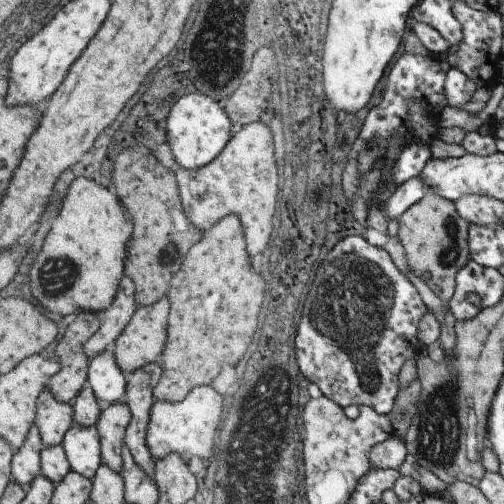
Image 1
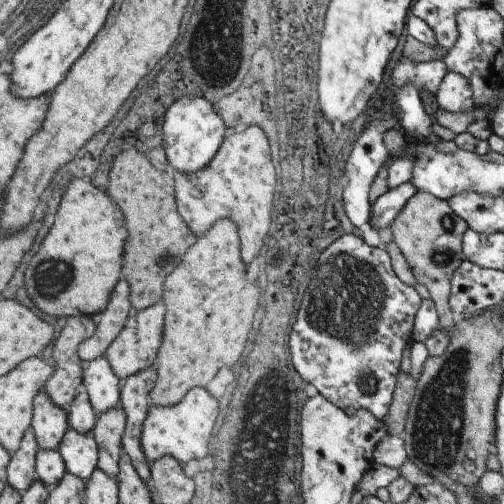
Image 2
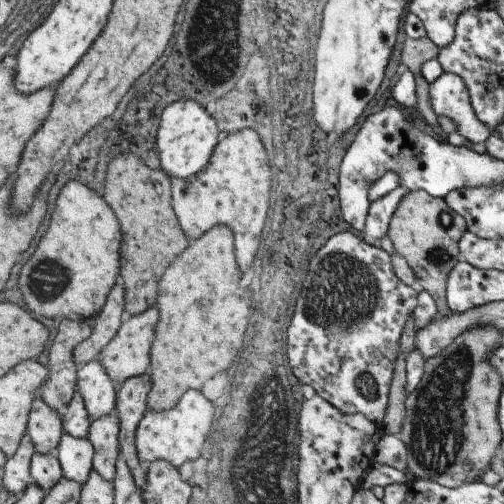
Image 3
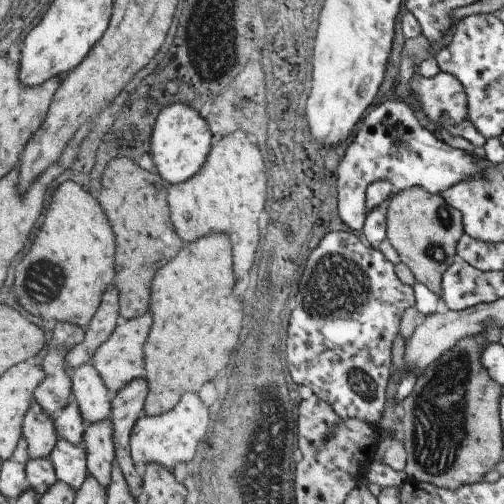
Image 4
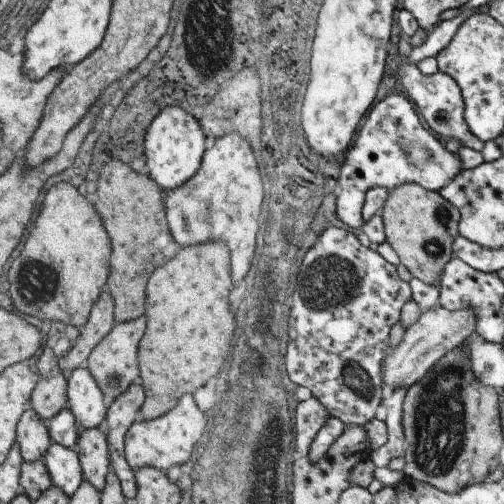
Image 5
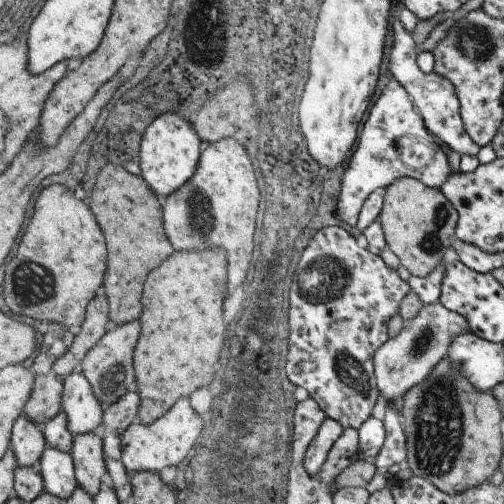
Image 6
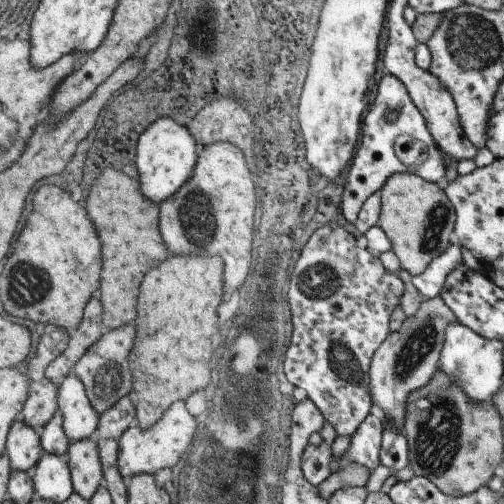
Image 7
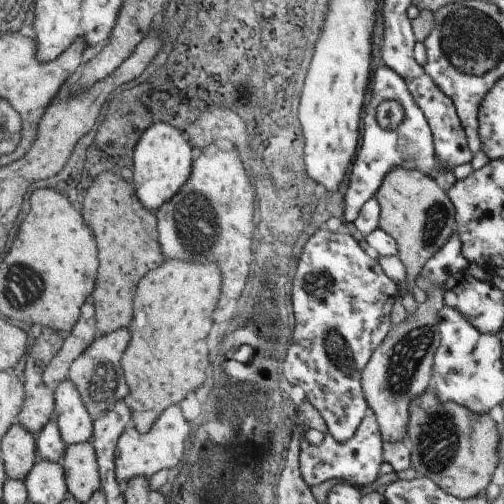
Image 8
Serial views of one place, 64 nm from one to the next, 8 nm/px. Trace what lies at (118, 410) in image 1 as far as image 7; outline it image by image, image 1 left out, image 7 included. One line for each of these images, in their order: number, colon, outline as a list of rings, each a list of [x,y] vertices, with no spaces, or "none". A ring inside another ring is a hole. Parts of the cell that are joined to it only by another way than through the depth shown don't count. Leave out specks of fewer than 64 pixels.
2: [[[113,408],[111,412],[101,414],[93,432],[99,444],[99,468],[111,478],[117,478],[121,474],[125,430],[127,430],[127,412],[121,408]]]
3: [[[117,412],[95,420],[87,440],[93,444],[93,470],[105,482],[113,482],[117,476],[117,460],[121,460],[121,422]]]
4: [[[103,420],[101,424],[87,426],[83,446],[87,450],[89,476],[95,476],[101,486],[109,488],[113,484],[113,468],[117,460],[115,444],[115,424],[113,420]]]
5: [[[105,428],[99,430],[81,430],[79,432],[79,458],[83,464],[85,482],[91,482],[97,492],[103,492],[111,472],[109,456],[109,438]]]
6: [[[93,432],[77,436],[71,454],[75,458],[75,476],[79,488],[95,498],[105,484],[105,474],[109,472],[105,464],[105,442],[101,434]]]
7: [[[87,438],[71,444],[69,454],[65,456],[73,474],[75,494],[81,494],[89,502],[99,492],[105,482],[105,470],[101,462],[101,450],[95,438]]]

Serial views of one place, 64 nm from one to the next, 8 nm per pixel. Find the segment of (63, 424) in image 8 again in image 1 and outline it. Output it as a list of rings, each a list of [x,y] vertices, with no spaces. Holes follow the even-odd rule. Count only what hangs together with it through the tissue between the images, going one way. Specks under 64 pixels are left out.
[[[107,350],[95,360],[91,360],[87,386],[93,388],[103,410],[107,406],[125,402],[127,384],[129,384],[129,376],[117,364],[117,356],[113,354],[113,350]]]

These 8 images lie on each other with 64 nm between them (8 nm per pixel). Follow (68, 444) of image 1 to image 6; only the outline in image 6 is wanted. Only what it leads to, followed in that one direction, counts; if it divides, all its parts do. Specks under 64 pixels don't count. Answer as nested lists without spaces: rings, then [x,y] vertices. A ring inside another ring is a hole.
[[[47,448],[37,468],[45,480],[45,494],[53,494],[61,500],[69,500],[79,488],[75,476],[75,458],[71,452],[67,454],[57,448]]]

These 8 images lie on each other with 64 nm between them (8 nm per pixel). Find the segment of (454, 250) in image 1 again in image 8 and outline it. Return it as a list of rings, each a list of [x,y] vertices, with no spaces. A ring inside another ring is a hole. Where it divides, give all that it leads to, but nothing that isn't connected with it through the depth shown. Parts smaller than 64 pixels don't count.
[[[395,166],[385,174],[375,198],[381,208],[379,230],[387,232],[397,242],[397,258],[405,266],[405,288],[415,298],[415,304],[421,304],[427,300],[427,294],[417,286],[417,276],[425,262],[457,230],[455,206],[443,190],[441,180],[427,176],[423,170],[409,170],[405,166]]]

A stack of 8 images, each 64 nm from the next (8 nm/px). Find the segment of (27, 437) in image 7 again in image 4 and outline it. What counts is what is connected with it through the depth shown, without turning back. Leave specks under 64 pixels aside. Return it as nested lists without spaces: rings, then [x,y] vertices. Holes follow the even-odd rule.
[[[33,402],[33,408],[29,408],[23,424],[23,440],[29,444],[29,456],[31,460],[49,458],[53,450],[59,444],[59,434],[55,420],[43,412],[39,402]]]

